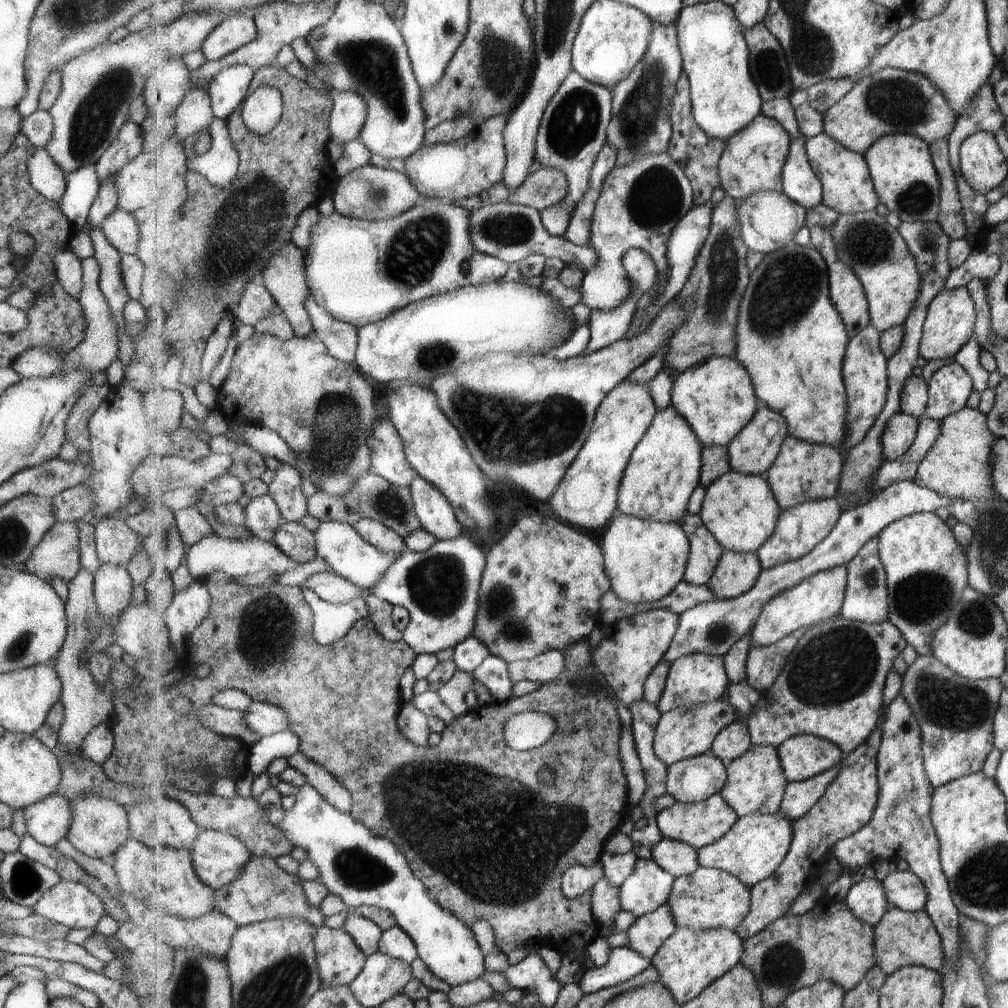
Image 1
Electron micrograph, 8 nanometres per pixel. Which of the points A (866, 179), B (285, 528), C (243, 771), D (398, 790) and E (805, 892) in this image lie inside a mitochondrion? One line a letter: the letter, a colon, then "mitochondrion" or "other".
A: other
B: other
C: other
D: mitochondrion
E: other

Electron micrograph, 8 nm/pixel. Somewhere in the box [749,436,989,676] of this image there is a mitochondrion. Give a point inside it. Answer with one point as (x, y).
(918, 598)

